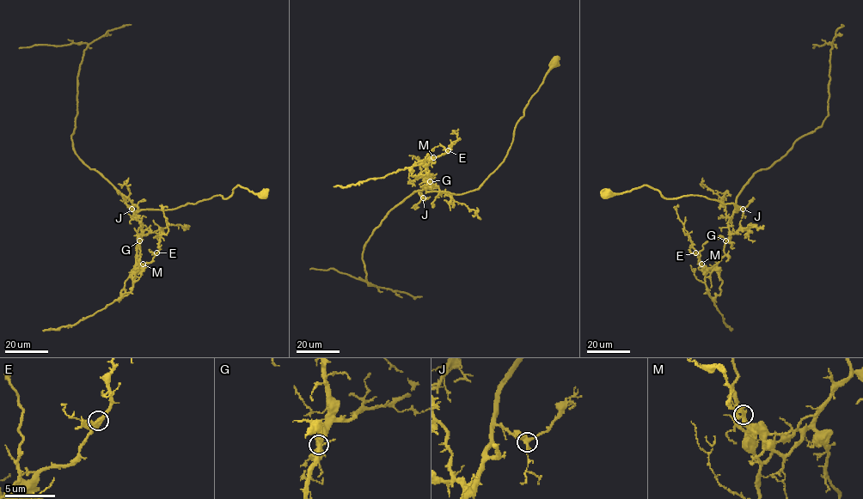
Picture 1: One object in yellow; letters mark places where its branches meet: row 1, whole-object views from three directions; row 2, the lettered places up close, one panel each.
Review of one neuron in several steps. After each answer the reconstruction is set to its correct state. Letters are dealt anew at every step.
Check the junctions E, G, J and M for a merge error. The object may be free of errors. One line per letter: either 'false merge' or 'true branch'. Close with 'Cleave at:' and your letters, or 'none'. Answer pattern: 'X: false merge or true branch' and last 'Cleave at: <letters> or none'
E: true branch
G: true branch
J: true branch
M: false merge
Cleave at: M

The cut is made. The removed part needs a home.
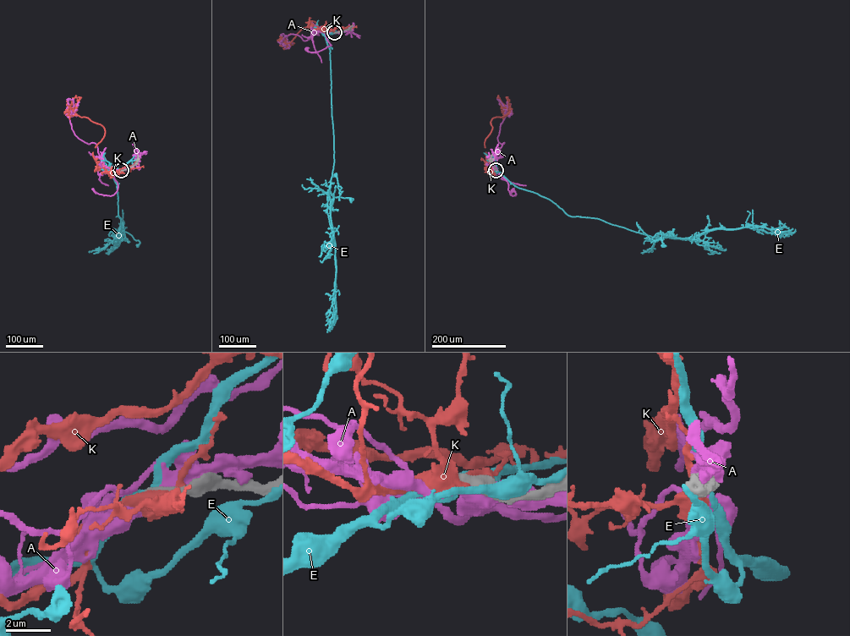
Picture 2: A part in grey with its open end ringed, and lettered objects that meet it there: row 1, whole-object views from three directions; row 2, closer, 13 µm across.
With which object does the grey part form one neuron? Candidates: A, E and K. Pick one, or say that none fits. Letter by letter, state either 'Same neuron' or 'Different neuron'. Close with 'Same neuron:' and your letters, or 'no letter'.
A: Different neuron
E: Different neuron
K: Different neuron
Same neuron: no letter

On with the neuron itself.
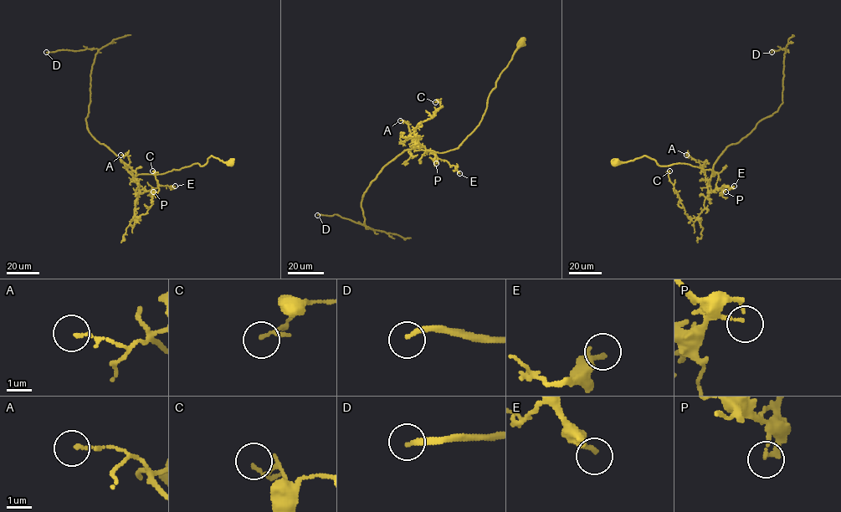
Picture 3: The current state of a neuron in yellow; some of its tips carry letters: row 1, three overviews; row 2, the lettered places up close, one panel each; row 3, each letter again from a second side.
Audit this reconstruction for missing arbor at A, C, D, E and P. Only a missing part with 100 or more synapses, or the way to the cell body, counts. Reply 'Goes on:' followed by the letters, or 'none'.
Goes on: D

